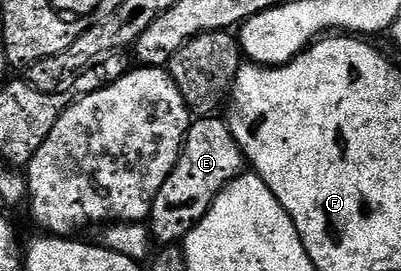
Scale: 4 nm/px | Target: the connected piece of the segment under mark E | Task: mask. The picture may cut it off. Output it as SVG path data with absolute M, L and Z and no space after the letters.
M197 117L190 122L179 161L175 169L171 169L167 181L163 181L163 189L159 189L151 205L147 226L158 244L180 244L186 233L205 216L207 209L211 209L218 193L246 170L245 154L239 149L228 122L217 118Z

